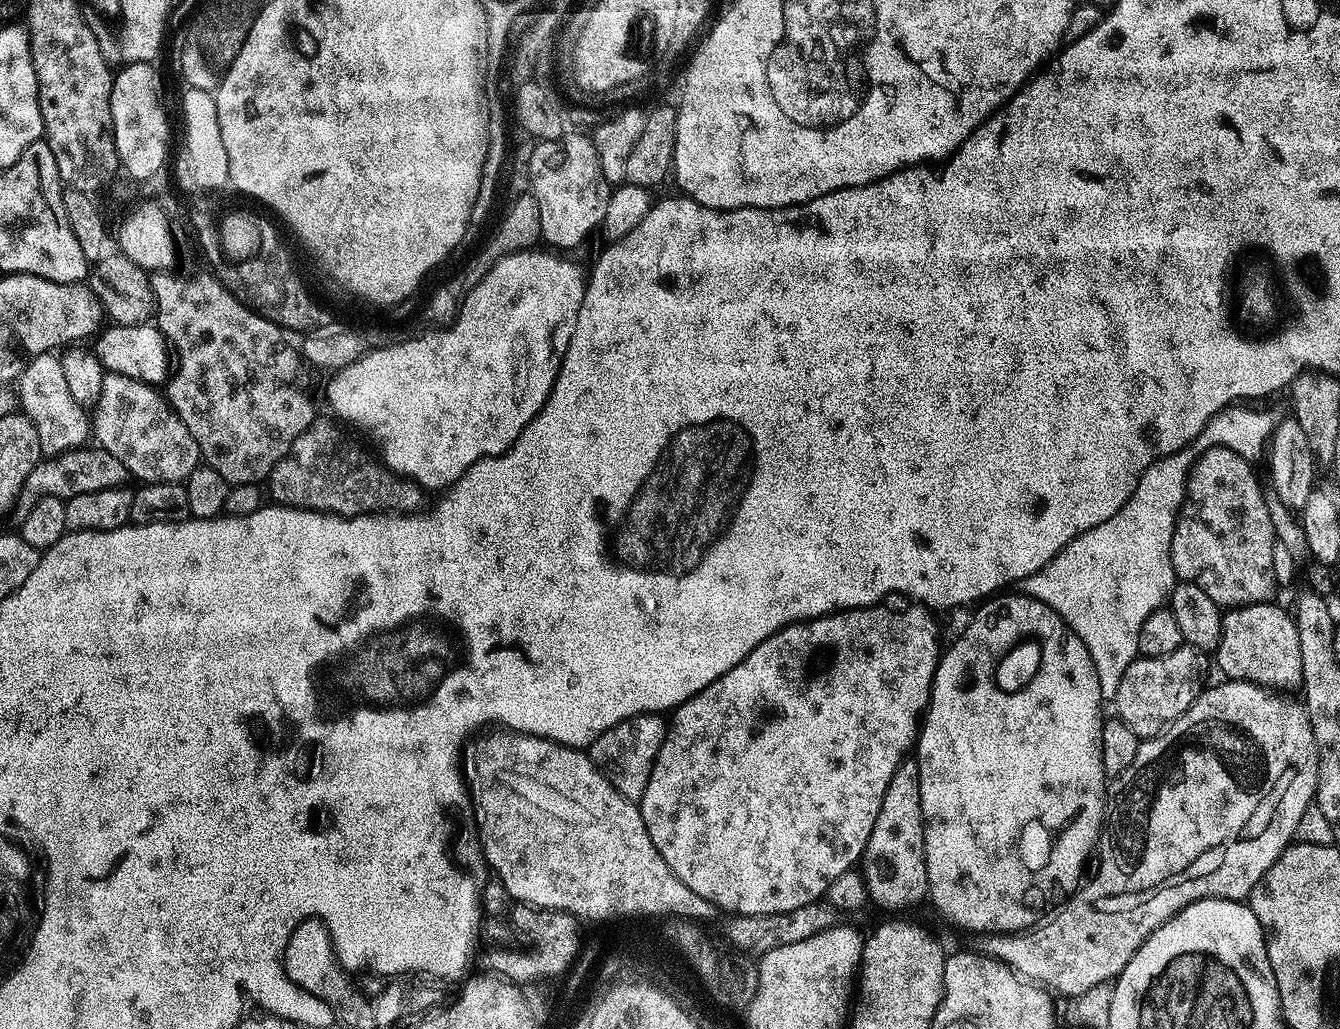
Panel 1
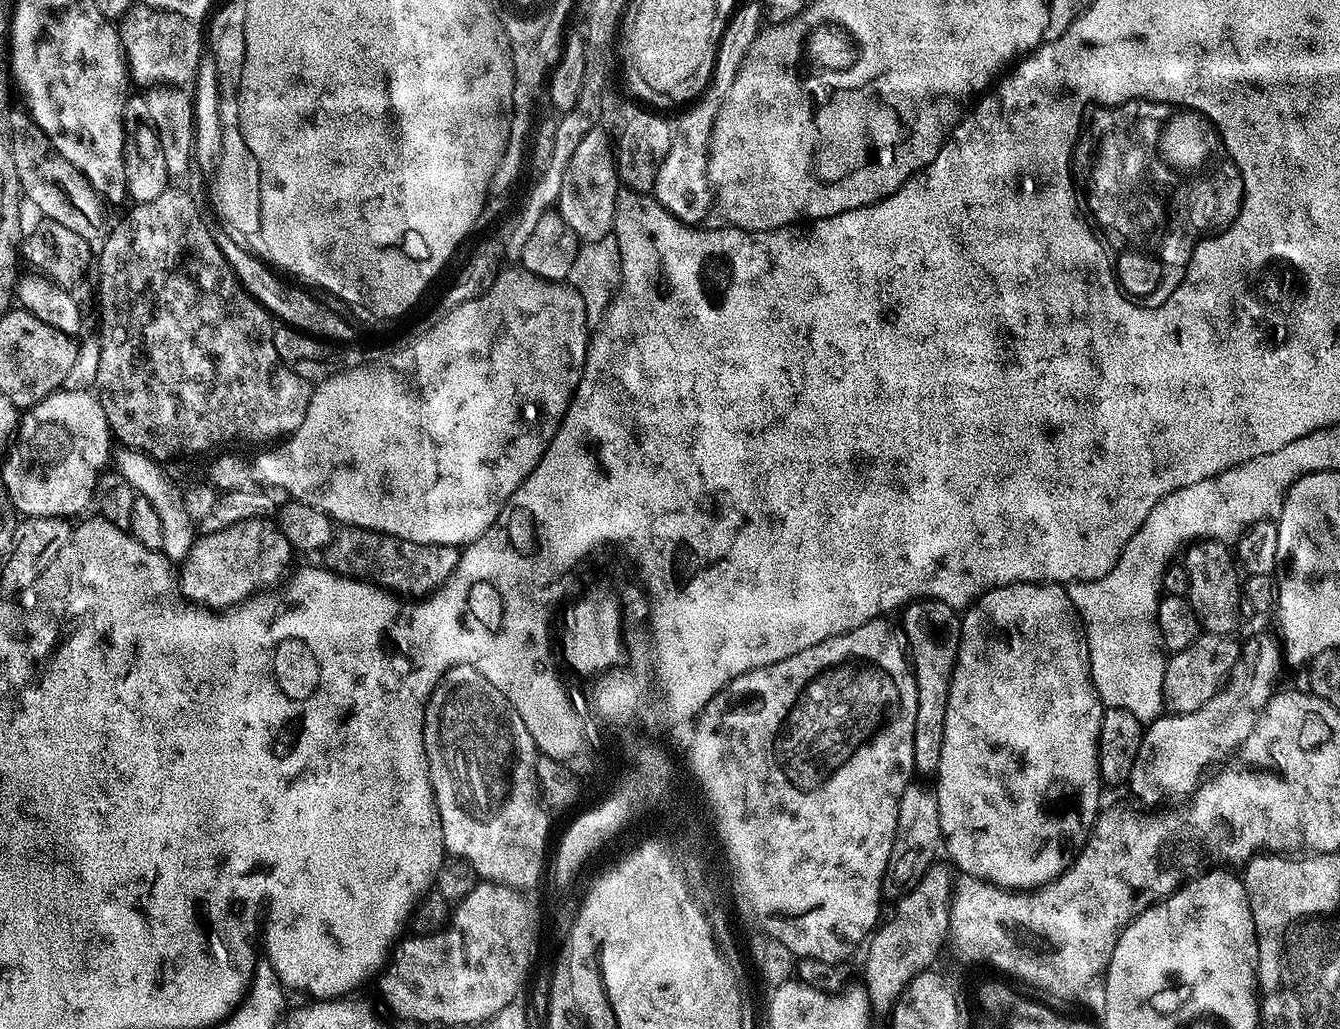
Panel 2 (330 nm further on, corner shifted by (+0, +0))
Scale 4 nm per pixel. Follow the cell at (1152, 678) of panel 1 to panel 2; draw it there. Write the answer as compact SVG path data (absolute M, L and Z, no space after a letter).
M1201 634L1194 643L1186 646L1186 650L1173 652L1167 657L1162 678L1162 694L1165 709L1169 713L1193 712L1206 706L1206 702L1214 698L1214 694L1220 691L1226 677L1240 658L1241 645L1236 645L1234 641L1232 636Z

